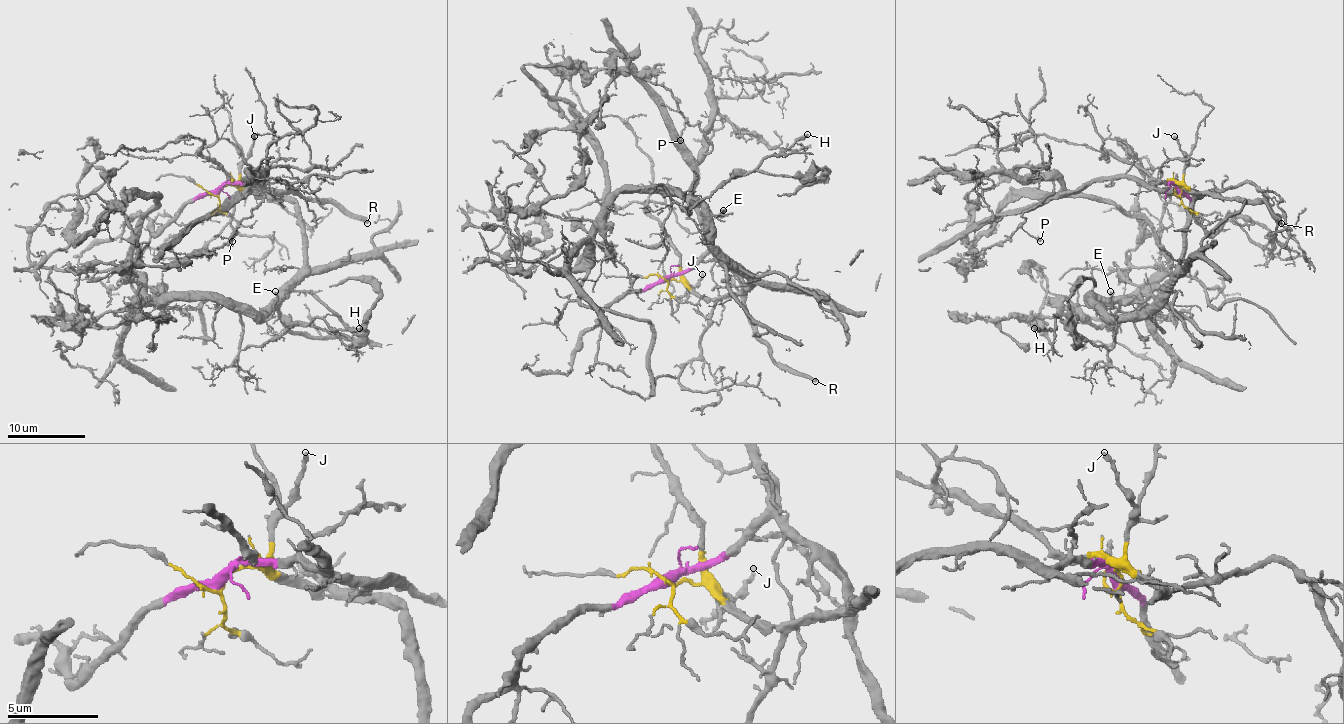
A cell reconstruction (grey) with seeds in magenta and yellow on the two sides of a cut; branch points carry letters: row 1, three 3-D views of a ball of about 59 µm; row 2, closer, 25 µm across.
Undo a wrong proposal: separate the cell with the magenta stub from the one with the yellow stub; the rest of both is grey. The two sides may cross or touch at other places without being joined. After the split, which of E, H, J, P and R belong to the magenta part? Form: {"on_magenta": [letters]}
{"on_magenta": ["P", "R"]}

